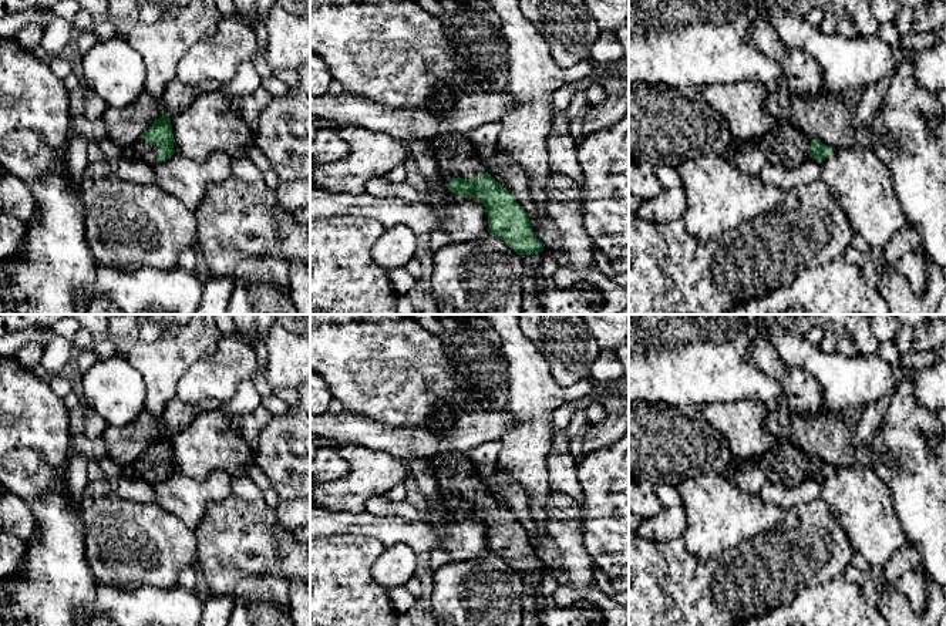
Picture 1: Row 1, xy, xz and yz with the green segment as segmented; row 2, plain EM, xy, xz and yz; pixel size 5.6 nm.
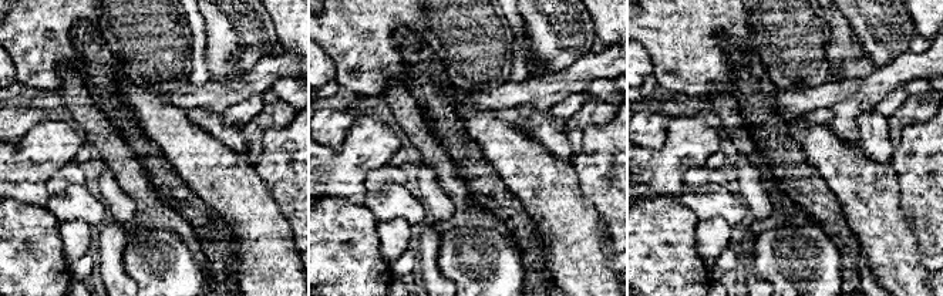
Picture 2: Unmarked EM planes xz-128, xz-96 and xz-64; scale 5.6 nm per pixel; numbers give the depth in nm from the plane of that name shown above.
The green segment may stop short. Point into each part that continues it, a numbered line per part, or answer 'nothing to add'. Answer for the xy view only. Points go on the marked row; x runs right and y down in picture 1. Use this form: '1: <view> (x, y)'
1: xy (141, 150)

